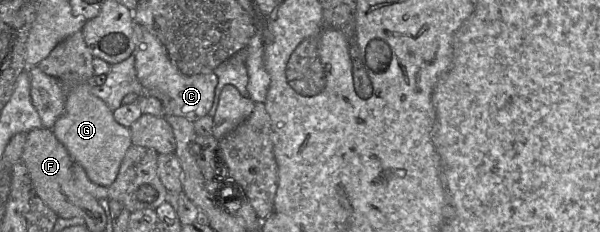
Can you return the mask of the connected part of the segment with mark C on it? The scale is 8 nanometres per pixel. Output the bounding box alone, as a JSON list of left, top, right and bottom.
[134,21,218,122]

